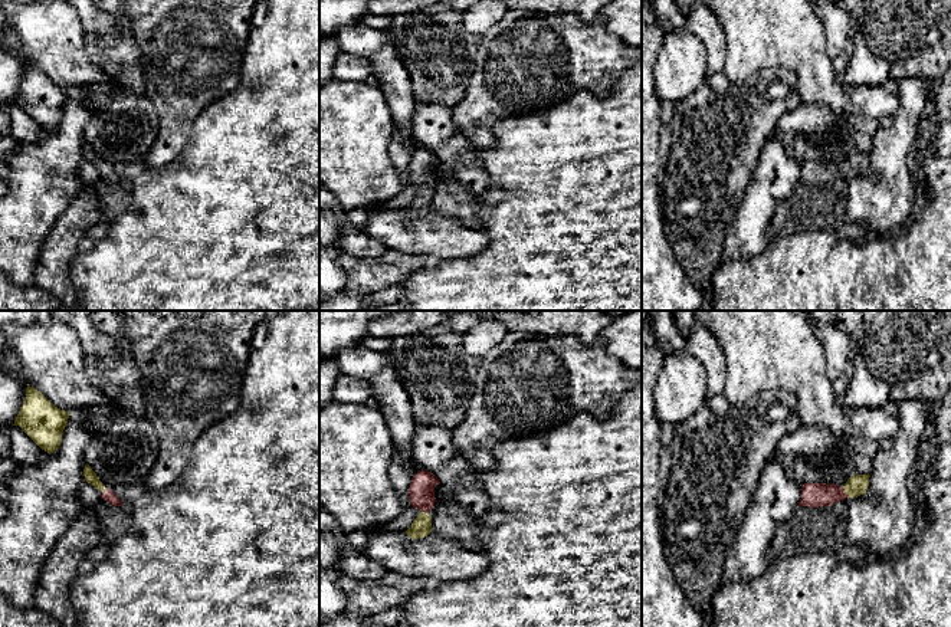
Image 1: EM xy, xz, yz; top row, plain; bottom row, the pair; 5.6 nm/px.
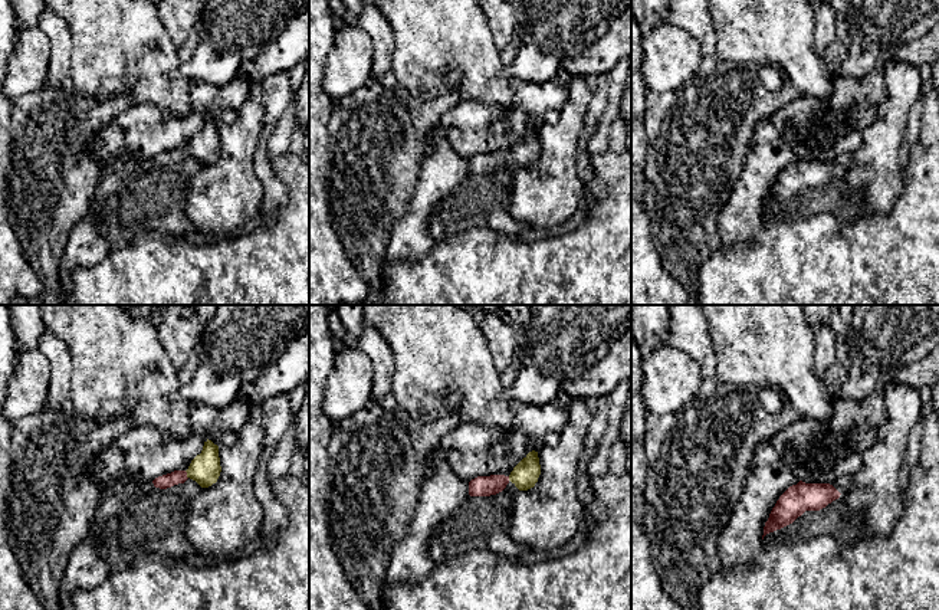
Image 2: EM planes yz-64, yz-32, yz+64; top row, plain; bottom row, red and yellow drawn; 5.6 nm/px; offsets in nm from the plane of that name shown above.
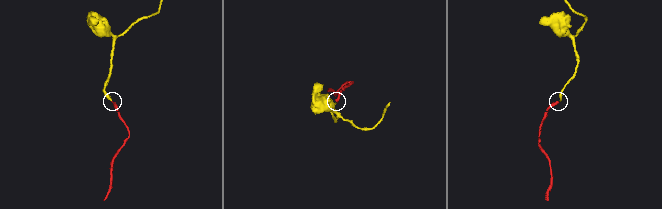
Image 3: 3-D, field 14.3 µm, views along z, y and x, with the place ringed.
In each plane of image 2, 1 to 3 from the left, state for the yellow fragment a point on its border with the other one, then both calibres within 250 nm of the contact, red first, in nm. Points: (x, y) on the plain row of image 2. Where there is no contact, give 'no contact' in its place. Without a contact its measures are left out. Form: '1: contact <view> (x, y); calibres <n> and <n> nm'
1: contact yz-64 (186, 153); calibres 80 and 170 nm
2: contact yz-32 (508, 156); calibres 110 and 150 nm
3: no contact

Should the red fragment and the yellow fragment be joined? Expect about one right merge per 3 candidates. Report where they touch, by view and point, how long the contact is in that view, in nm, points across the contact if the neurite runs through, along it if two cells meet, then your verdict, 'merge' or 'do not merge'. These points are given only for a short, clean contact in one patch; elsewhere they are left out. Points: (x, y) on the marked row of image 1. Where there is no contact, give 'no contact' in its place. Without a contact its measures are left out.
meets red in yz at (845, 492); contact 70 nm long; runs through yz (813, 495), (845, 492), (855, 486); merge

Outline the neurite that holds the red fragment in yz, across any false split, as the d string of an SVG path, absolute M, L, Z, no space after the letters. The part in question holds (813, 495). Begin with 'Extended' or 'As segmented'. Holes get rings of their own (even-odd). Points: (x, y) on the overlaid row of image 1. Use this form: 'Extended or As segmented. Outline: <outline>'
Extended. Outline: M870 475L852 476L847 479L843 488L834 483L804 483L801 486L801 499L798 502L798 506L830 506L834 502L840 502L847 498L857 498L866 493L869 477Z

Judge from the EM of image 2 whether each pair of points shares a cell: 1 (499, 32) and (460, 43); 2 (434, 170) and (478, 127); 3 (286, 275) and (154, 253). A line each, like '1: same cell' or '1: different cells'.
1: different cells
2: different cells
3: same cell

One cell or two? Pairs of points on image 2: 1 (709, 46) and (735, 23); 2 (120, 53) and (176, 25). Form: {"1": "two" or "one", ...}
{"1": "two", "2": "two"}

